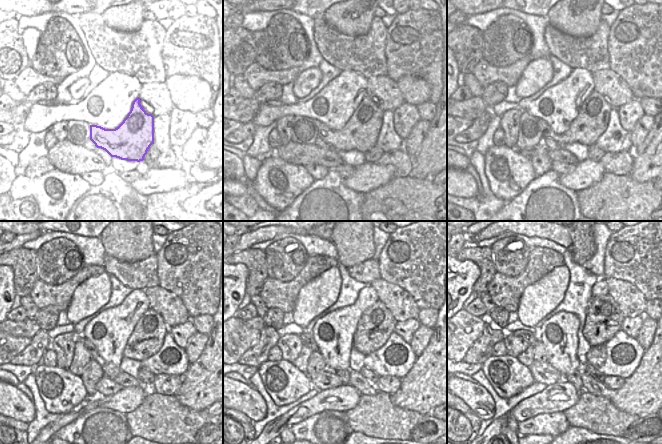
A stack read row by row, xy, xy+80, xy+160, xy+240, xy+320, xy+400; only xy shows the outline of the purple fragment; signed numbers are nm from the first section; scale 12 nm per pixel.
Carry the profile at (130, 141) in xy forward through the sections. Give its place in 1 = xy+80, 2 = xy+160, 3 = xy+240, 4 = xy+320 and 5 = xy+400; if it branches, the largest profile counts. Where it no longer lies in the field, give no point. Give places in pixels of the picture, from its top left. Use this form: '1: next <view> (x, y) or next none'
1: next xy+80 (361, 132)
2: next xy+160 (592, 120)
3: next xy+240 (146, 340)
4: next xy+320 (376, 324)
5: next xy+400 (604, 319)

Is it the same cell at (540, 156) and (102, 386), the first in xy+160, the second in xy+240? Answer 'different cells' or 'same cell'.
different cells

